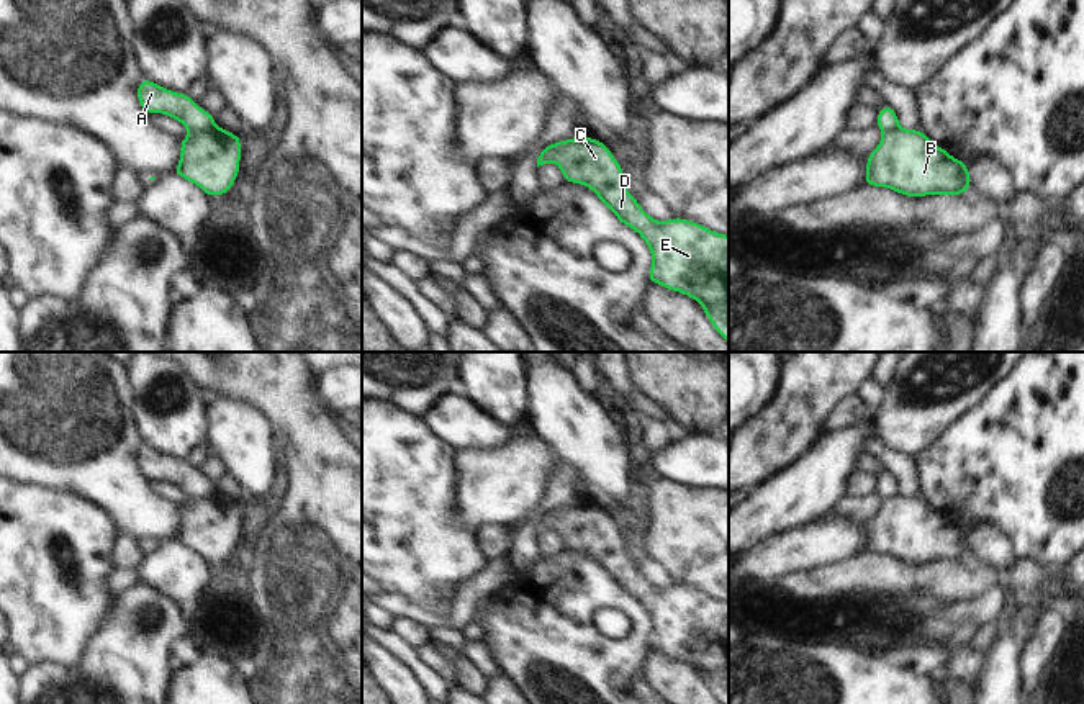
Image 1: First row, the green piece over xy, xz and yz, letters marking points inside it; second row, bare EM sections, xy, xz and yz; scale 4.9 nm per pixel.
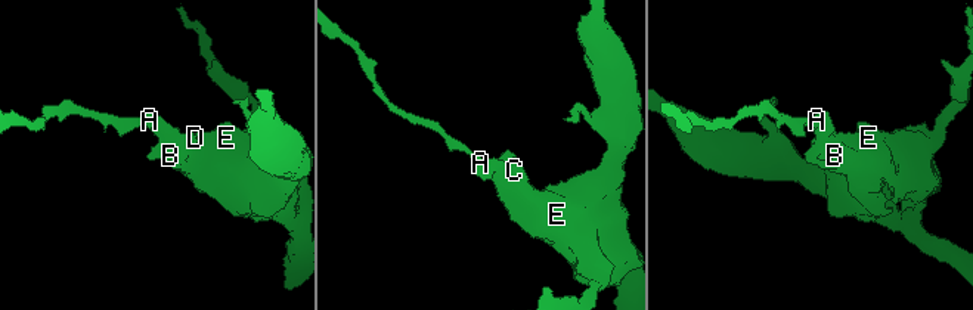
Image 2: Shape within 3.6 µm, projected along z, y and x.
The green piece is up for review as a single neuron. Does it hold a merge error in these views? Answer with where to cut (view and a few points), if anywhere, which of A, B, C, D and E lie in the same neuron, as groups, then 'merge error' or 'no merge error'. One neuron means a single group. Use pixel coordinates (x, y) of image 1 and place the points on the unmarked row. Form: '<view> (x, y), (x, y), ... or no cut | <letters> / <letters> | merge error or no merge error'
xy (215, 493), (192, 501) | A / B C D E | merge error

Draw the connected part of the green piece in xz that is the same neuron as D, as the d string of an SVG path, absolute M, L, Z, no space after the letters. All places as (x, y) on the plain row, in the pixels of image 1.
M578 501L575 506L545 512L540 521L545 530L558 530L565 548L586 552L627 594L637 598L652 619L650 650L696 666L712 694L729 704L729 602L711 598L694 588L673 584L657 588L650 584L627 557L622 530L604 509Z

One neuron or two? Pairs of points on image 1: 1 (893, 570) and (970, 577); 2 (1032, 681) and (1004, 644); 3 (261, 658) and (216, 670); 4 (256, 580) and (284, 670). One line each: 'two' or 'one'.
1: one
2: two
3: two
4: one

